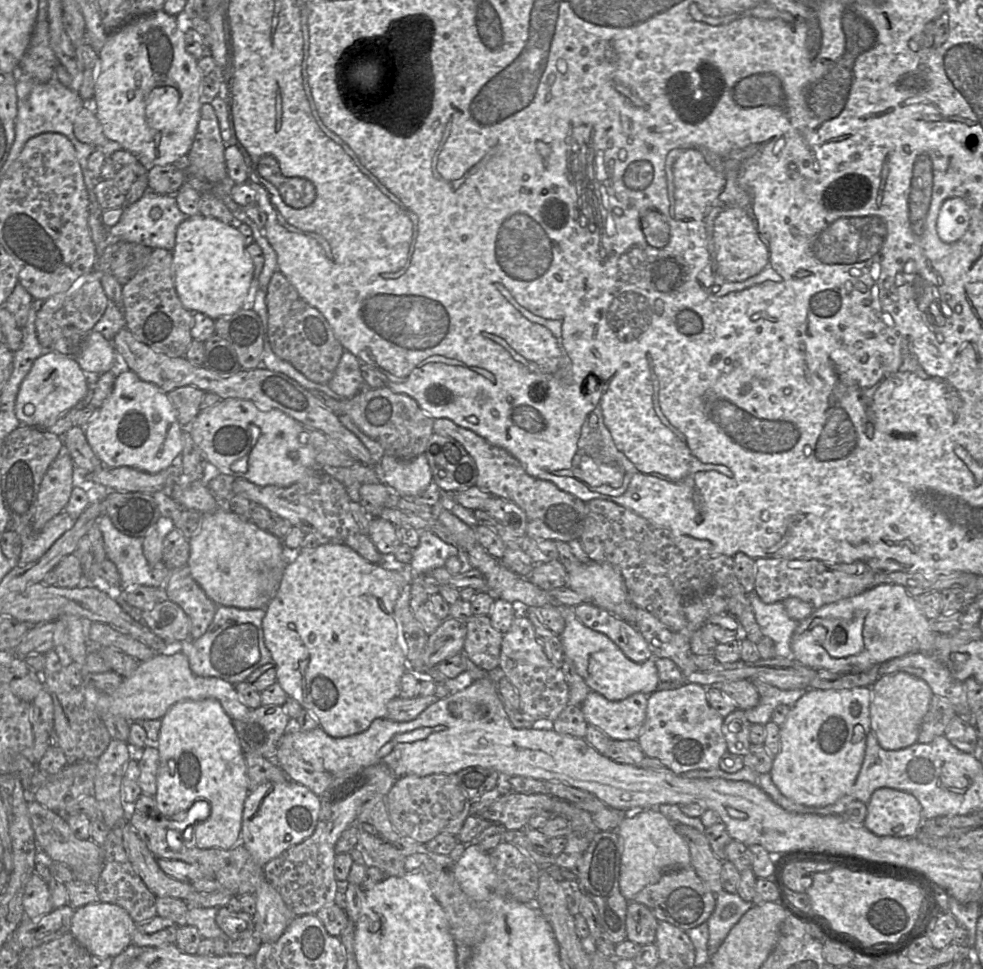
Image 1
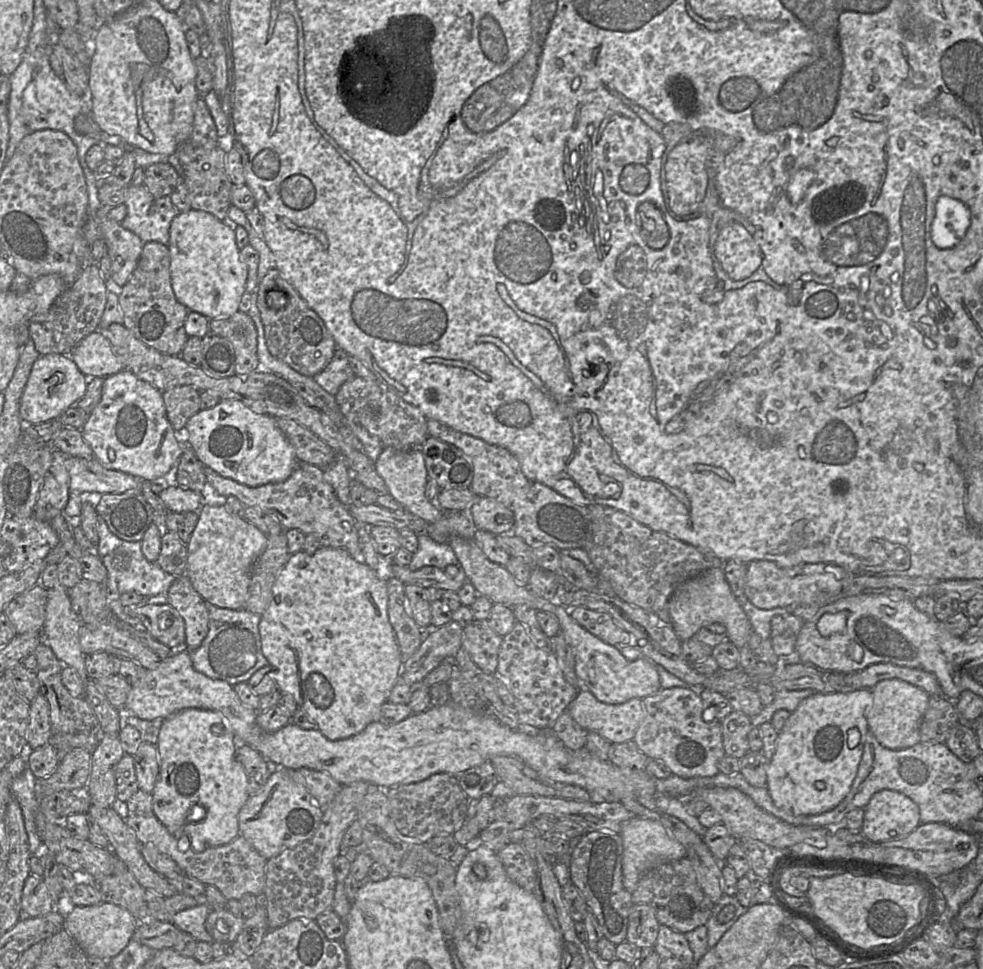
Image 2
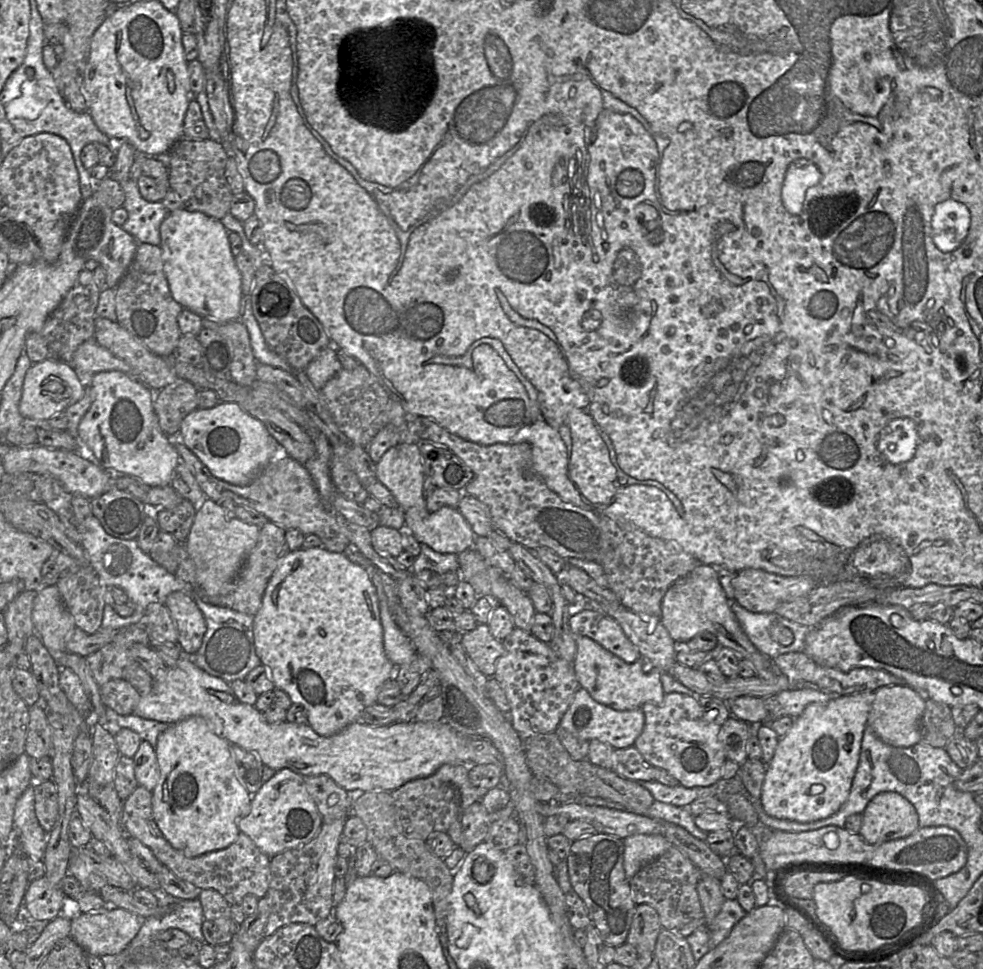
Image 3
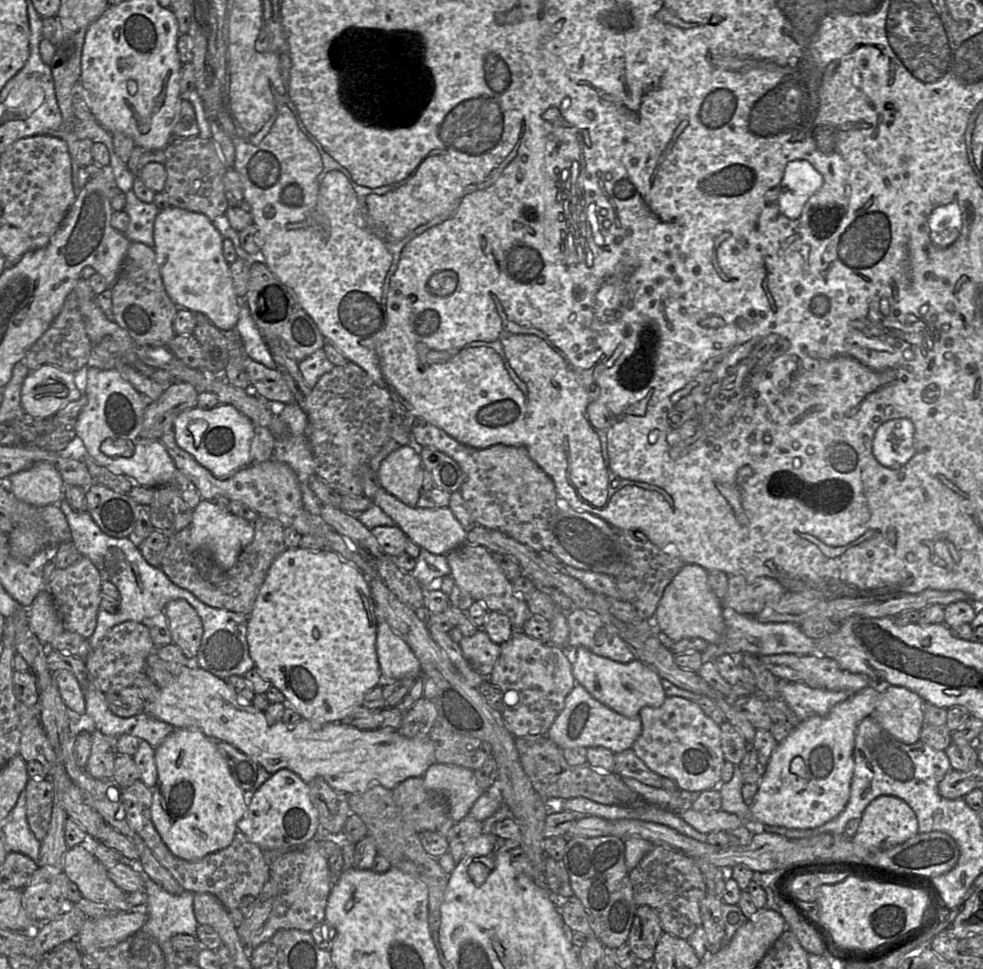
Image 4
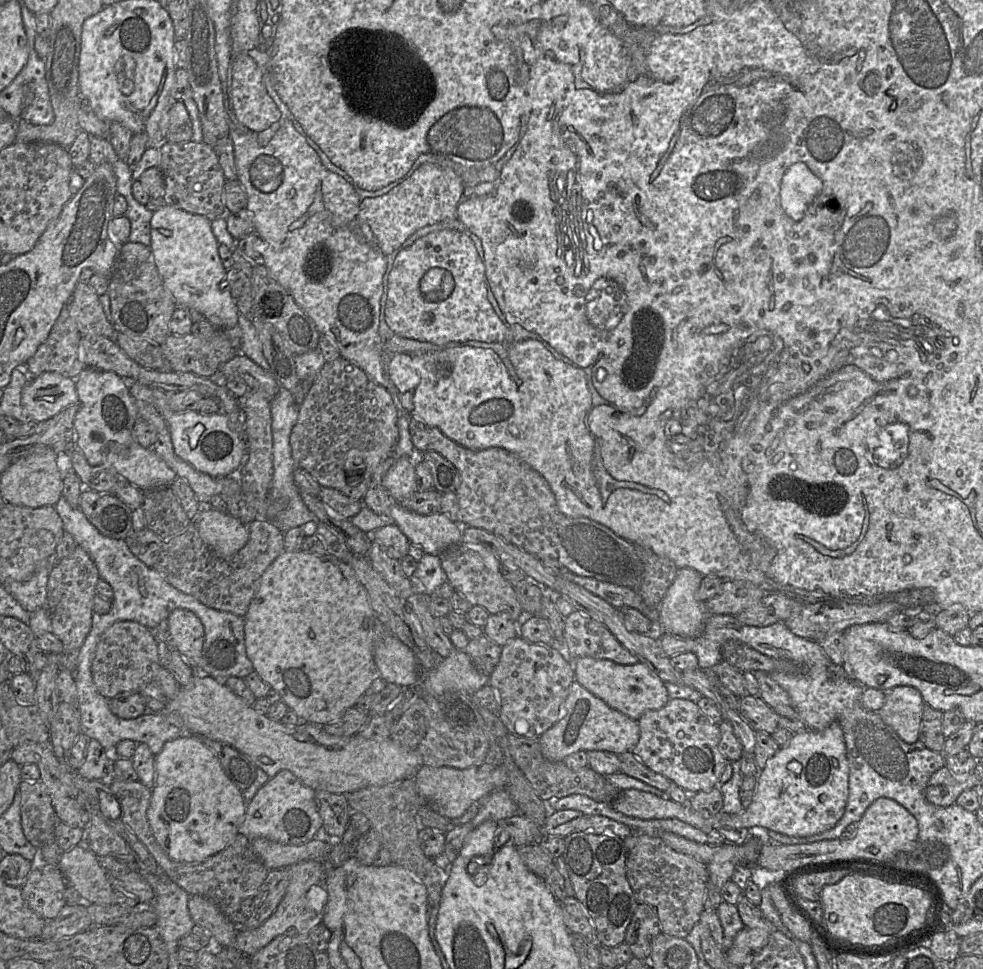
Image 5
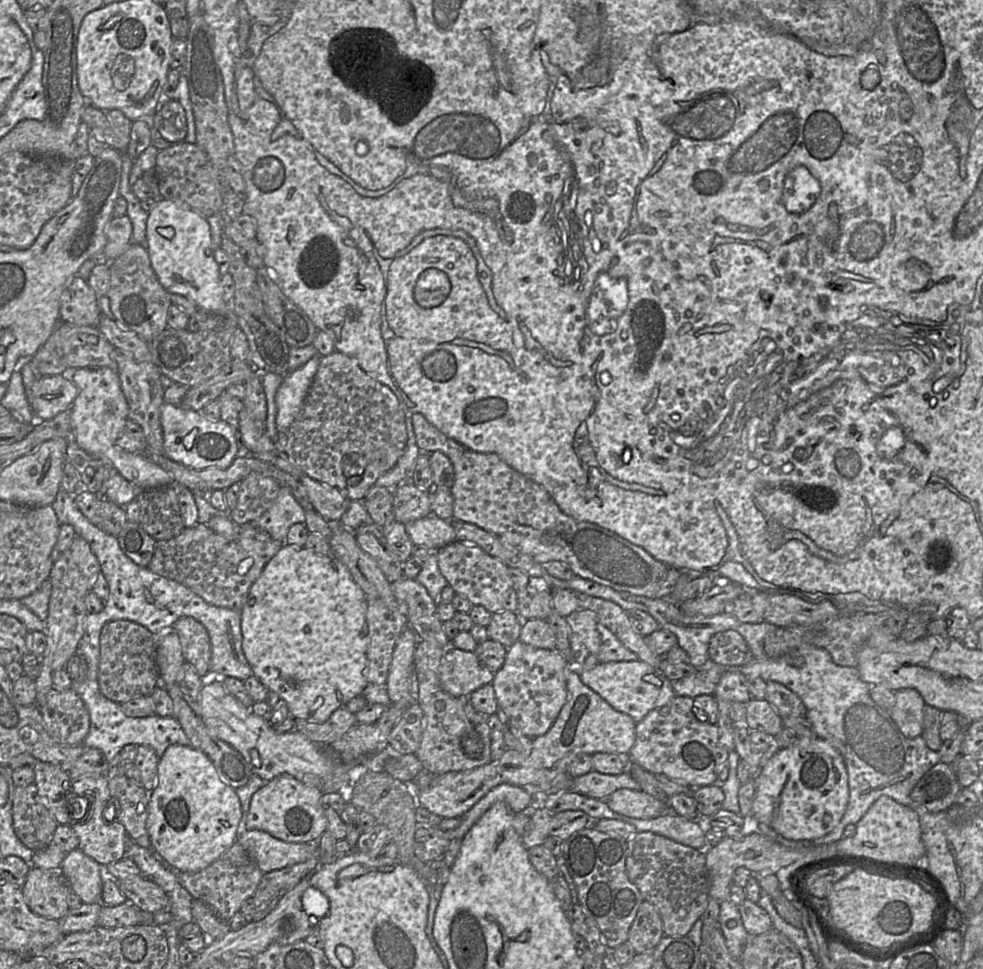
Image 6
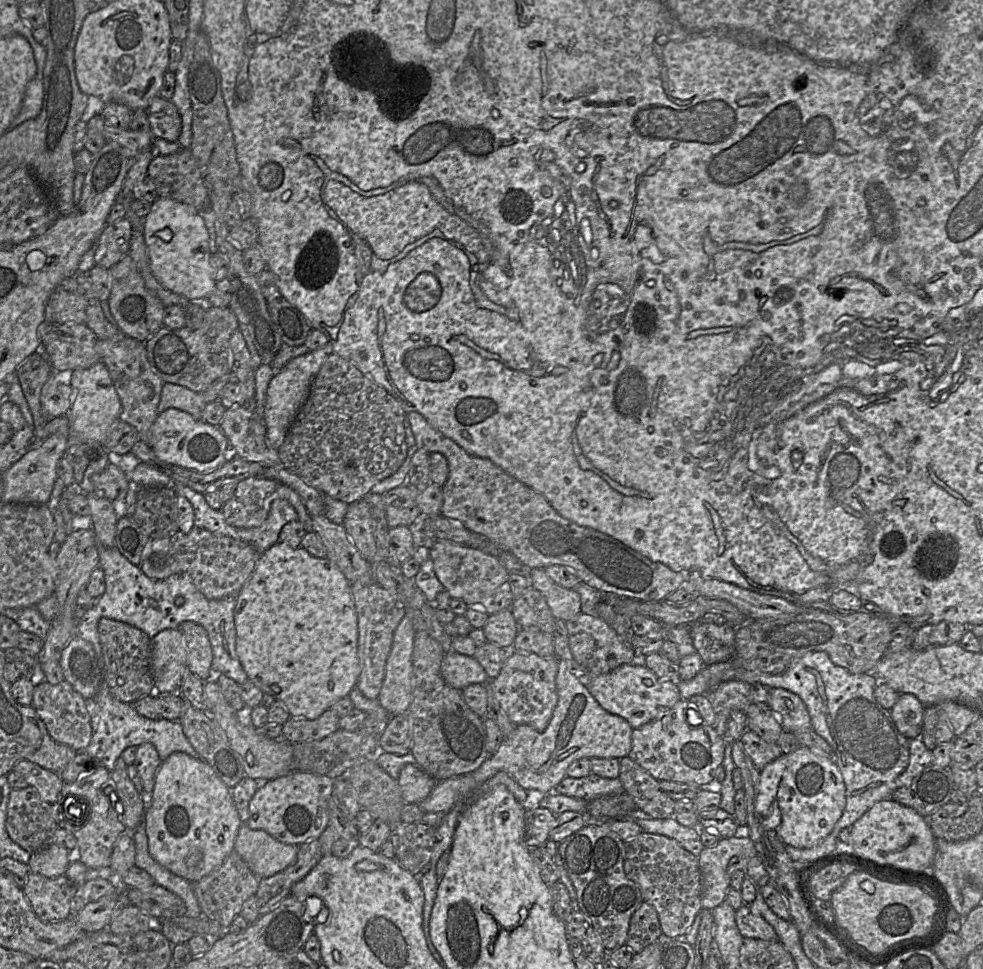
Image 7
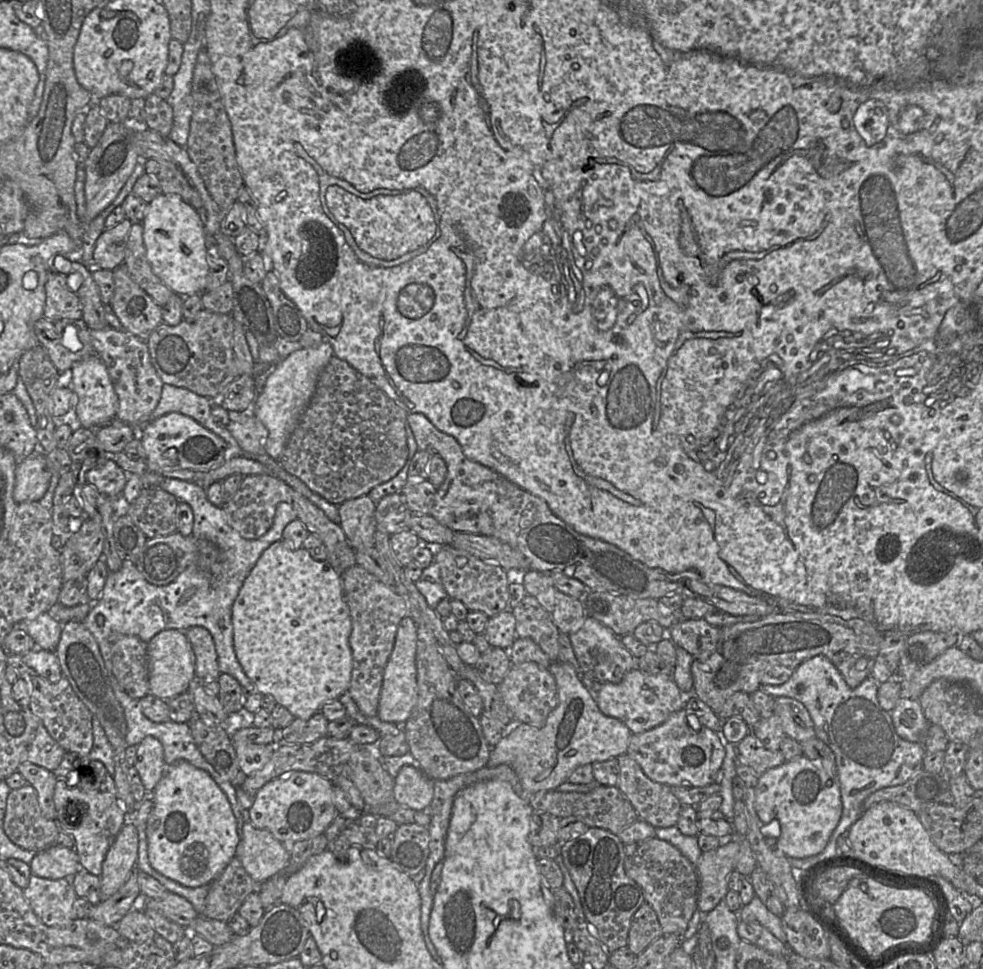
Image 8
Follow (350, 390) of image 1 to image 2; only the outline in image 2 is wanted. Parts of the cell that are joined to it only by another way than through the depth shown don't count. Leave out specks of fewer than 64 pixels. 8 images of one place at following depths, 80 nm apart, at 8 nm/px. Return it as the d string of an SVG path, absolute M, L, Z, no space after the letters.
M337 348L328 366L313 378L325 391L335 396L340 387L355 376L349 363L349 355Z

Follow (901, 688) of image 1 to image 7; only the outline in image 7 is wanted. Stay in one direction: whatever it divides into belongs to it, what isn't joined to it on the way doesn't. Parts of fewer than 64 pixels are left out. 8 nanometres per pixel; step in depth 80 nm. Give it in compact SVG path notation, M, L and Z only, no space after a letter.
M901 693L891 708L891 716L899 731L907 738L920 737L925 706L913 694Z

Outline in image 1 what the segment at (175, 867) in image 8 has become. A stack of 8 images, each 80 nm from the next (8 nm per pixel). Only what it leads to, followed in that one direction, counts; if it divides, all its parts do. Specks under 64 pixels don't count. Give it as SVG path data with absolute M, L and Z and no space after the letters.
M208 698L175 703L161 719L158 742L159 767L154 799L159 812L170 817L188 810L196 801L207 801L210 805L210 815L205 820L197 822L192 829L188 826L176 838L179 840L187 835L200 849L232 849L243 844L243 808L250 792L245 753L234 722L221 702Z

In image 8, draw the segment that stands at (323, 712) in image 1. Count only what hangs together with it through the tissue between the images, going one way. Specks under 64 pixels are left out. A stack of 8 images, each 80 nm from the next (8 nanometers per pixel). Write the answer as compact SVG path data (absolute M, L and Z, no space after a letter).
M283 540L270 545L263 551L238 592L232 606L232 625L234 651L245 674L261 694L273 696L276 703L284 706L295 718L308 720L314 714L320 712L321 707L325 703L336 700L343 693L347 692L353 666L352 651L349 645L352 621L342 585L341 574L327 560L317 561L303 547L294 548Z

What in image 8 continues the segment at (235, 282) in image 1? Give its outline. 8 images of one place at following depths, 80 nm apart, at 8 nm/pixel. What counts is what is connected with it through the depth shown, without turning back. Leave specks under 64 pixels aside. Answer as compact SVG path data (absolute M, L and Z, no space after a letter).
M161 193L149 203L142 226L146 258L152 272L180 296L202 294L208 273L208 237L197 211L178 194Z

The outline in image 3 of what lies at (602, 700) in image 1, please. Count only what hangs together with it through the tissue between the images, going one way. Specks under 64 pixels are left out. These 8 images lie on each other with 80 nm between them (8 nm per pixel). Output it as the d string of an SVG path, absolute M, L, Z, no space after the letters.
M580 687L560 721L560 725L574 737L591 741L599 740L611 745L614 749L623 749L633 746L640 736L645 725L645 716L642 708L618 711L594 700L589 692Z

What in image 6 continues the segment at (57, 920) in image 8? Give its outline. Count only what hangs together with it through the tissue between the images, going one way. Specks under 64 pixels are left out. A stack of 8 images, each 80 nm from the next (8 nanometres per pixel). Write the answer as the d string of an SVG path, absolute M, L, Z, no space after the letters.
M31 867L22 886L30 910L51 920L63 919L69 911L69 882L59 869Z

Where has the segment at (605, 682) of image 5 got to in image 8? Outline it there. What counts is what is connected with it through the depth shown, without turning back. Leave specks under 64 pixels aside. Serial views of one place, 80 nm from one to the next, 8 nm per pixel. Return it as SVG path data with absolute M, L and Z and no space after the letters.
M635 666L619 683L599 684L595 701L603 714L619 719L637 734L661 725L672 713L684 708L685 695L671 677L648 674Z

